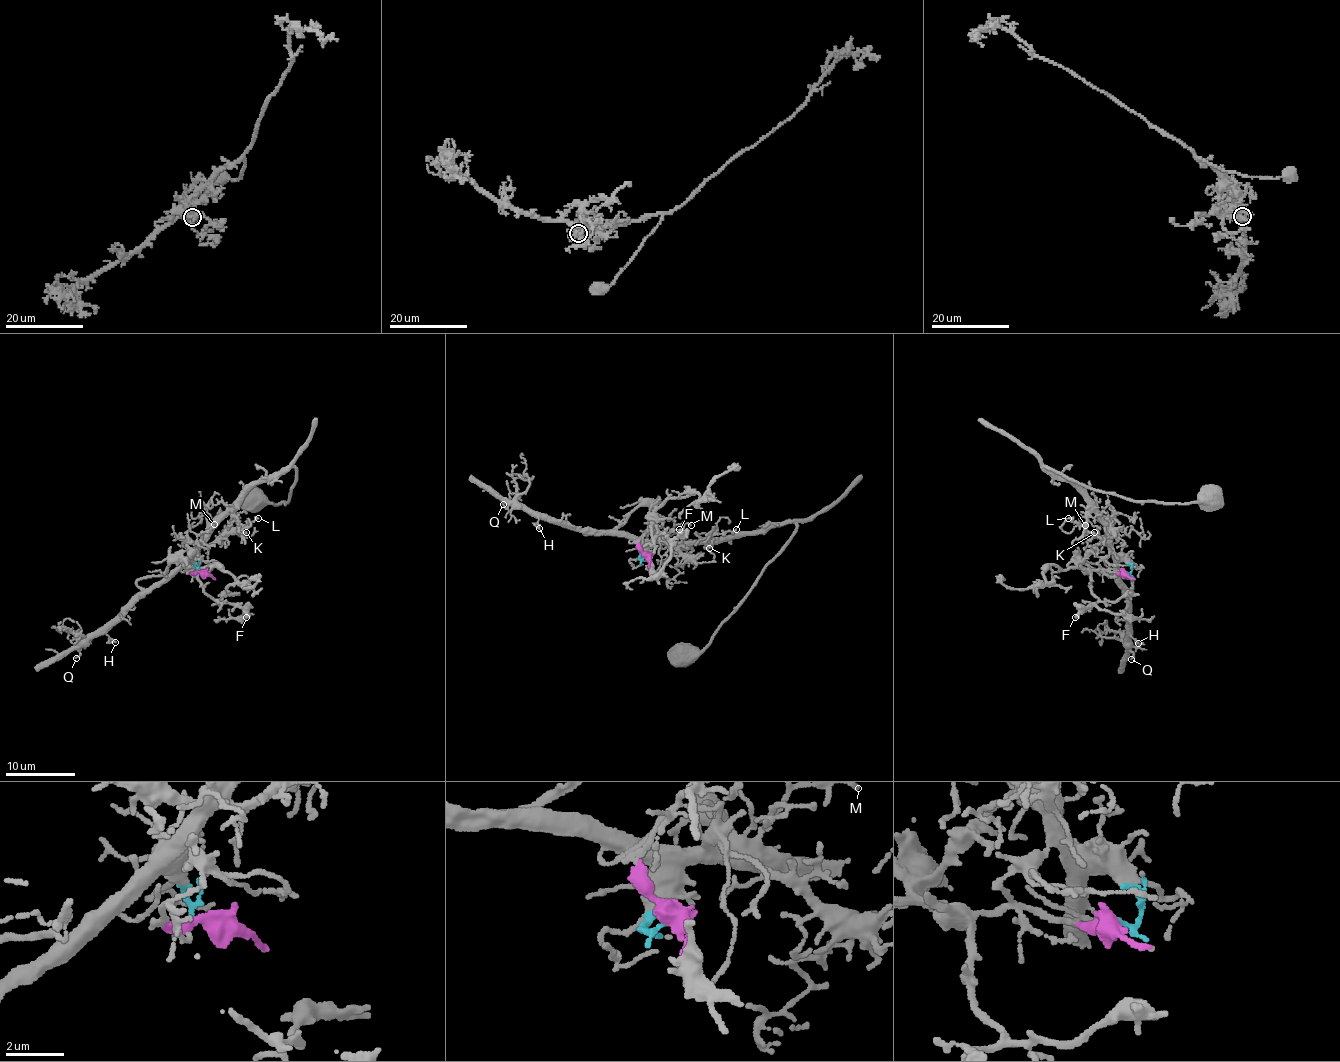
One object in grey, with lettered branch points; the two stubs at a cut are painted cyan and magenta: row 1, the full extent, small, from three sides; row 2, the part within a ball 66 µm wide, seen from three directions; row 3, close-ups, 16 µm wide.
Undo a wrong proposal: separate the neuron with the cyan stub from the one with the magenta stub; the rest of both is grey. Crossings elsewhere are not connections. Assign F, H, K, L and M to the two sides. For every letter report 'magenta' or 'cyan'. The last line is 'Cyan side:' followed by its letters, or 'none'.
F: magenta
H: cyan
K: cyan
L: cyan
M: cyan
Cyan side: H, K, L, M

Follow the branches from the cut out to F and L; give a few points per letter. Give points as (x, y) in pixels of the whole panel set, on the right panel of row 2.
F: (1126, 573), (1093, 571), (1091, 590), (1098, 600), (1088, 602), (1091, 605), (1075, 618)
L: (1126, 573), (1129, 573), (1129, 566), (1115, 553), (1099, 516), (1091, 513), (1081, 525), (1067, 518)

